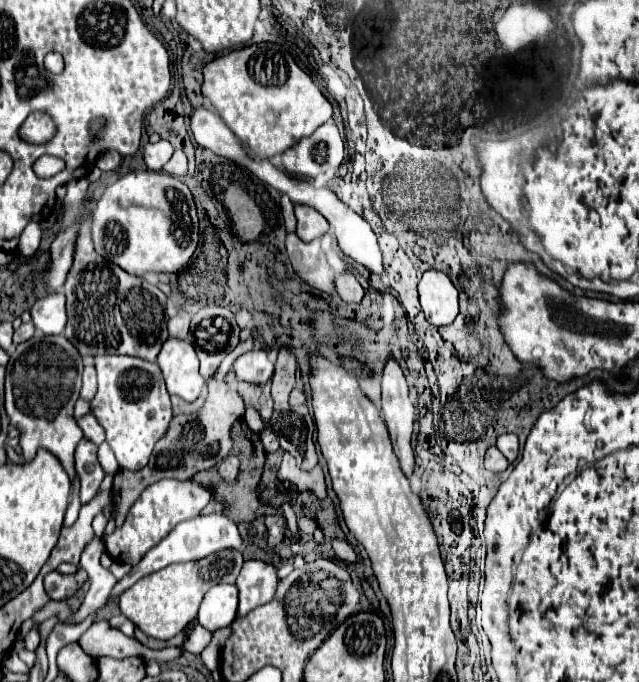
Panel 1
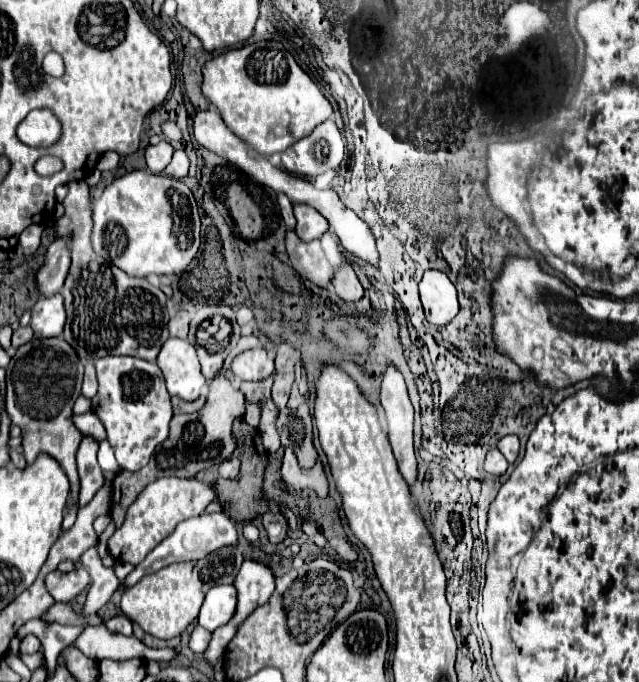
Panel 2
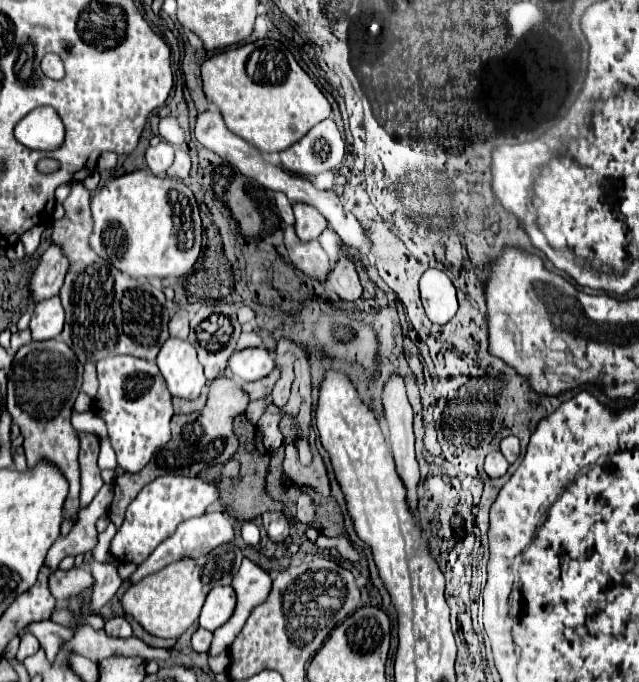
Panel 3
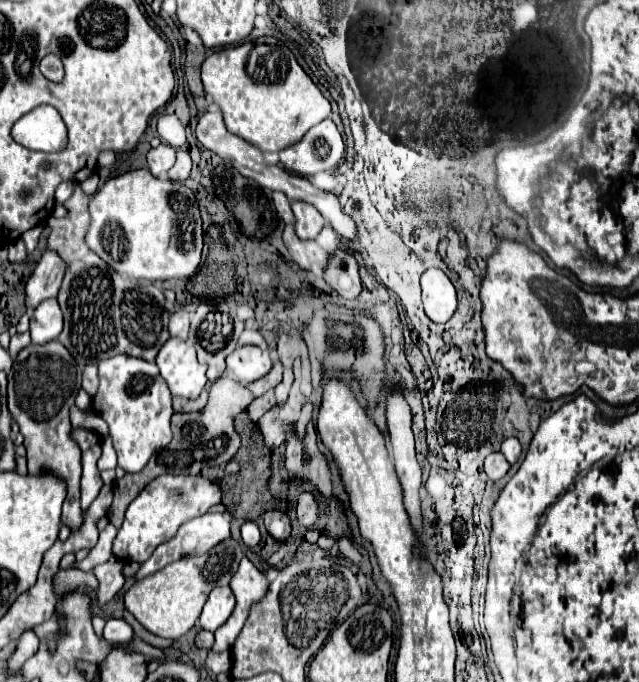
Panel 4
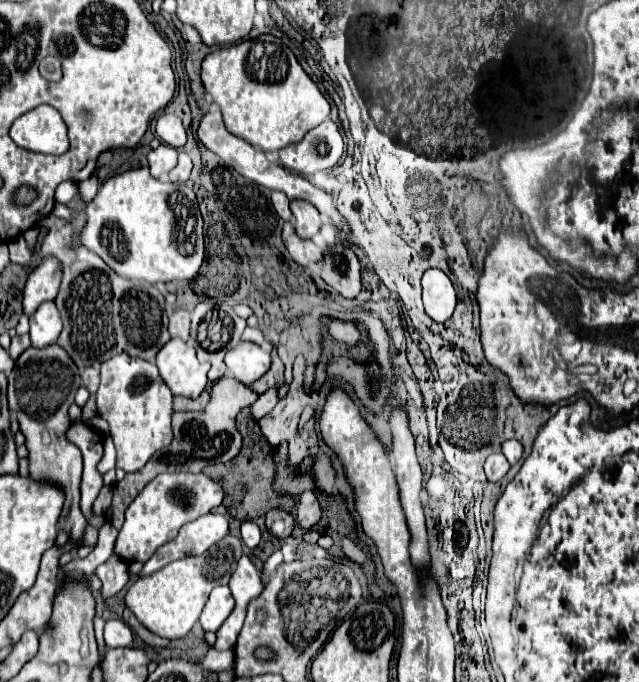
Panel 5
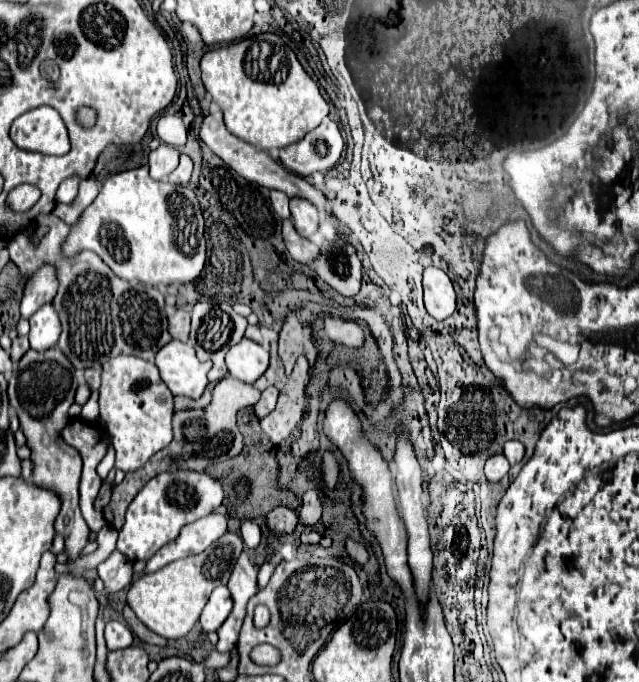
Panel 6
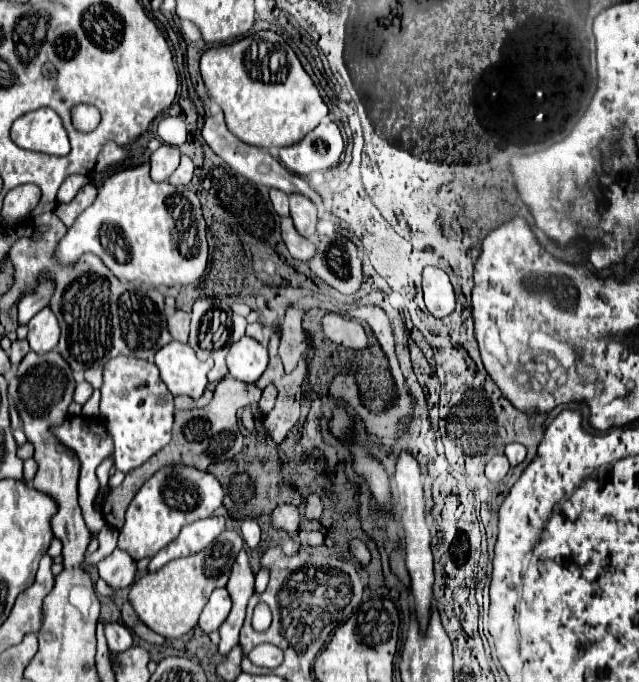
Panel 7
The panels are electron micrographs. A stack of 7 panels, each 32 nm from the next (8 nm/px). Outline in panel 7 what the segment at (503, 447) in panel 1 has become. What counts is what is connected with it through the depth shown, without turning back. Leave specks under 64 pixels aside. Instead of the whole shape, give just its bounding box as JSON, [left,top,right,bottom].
[506,444,526,466]

